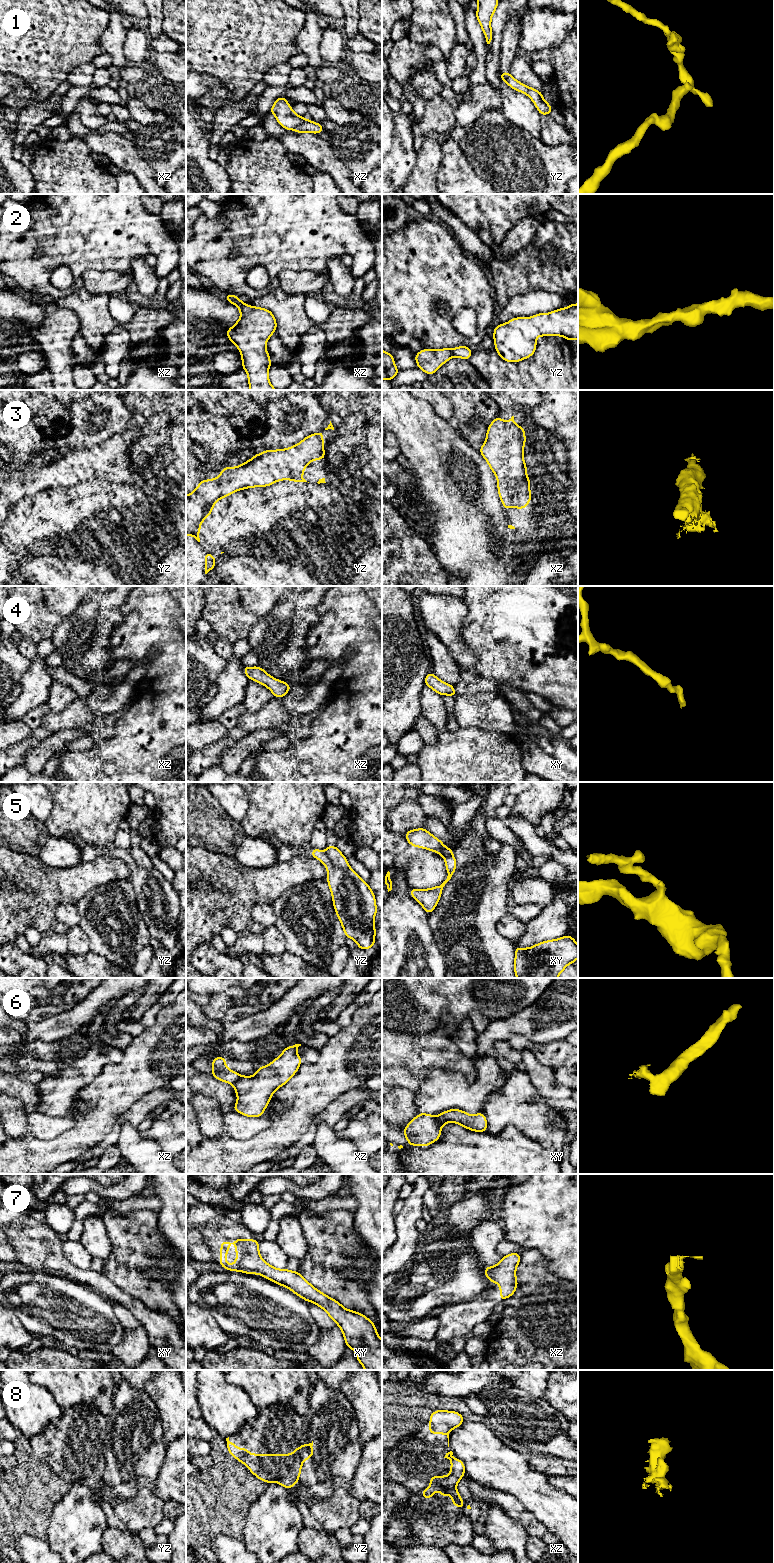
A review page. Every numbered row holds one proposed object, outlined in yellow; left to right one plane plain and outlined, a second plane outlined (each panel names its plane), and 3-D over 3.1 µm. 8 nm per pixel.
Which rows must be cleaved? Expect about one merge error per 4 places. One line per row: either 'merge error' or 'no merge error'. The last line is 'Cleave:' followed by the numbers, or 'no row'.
1: merge error
2: no merge error
3: no merge error
4: no merge error
5: merge error
6: merge error
7: no merge error
8: merge error
Cleave: 1, 5, 6, 8

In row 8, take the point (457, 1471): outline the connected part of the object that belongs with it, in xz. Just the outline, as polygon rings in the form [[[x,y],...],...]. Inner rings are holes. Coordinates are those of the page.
[[[453,1452],[446,1453],[444,1458],[451,1460],[451,1470],[448,1476],[432,1476],[430,1484],[440,1487],[455,1488],[465,1474],[465,1464],[458,1458],[452,1457]]]

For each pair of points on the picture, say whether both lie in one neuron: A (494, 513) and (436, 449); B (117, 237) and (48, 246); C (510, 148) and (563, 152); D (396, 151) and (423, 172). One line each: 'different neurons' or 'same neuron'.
A: same neuron
B: same neuron
C: same neuron
D: different neurons

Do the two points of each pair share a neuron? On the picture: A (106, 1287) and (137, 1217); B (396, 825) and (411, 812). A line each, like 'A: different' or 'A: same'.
A: different
B: same

